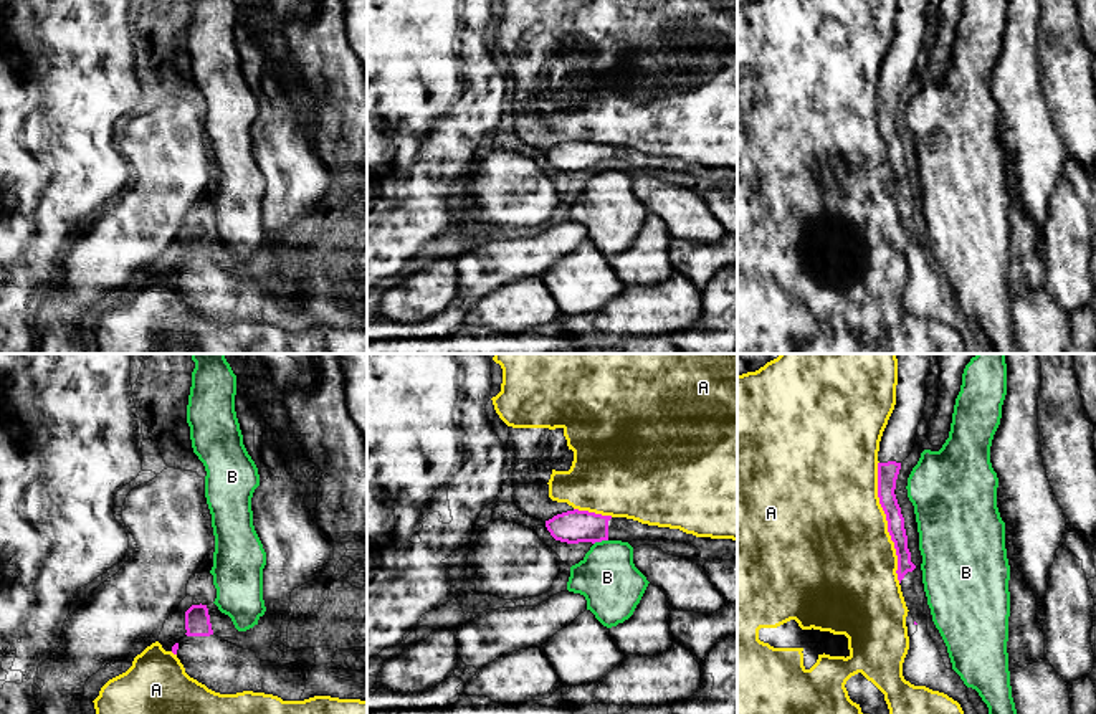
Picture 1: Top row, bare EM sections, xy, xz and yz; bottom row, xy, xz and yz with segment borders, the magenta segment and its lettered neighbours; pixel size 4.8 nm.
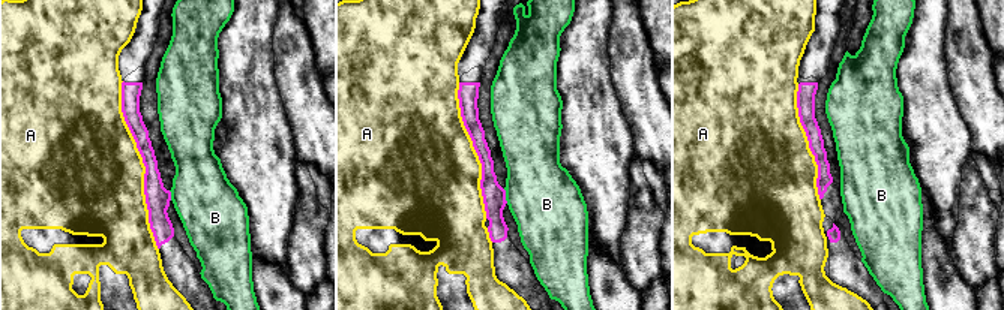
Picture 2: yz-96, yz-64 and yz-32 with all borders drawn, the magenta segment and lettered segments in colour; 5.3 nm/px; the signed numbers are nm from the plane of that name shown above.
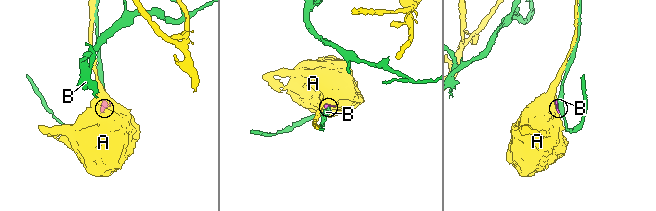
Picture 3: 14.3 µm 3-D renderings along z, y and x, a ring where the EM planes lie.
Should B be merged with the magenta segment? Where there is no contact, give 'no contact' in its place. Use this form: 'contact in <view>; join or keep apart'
contact in xz; keep apart

